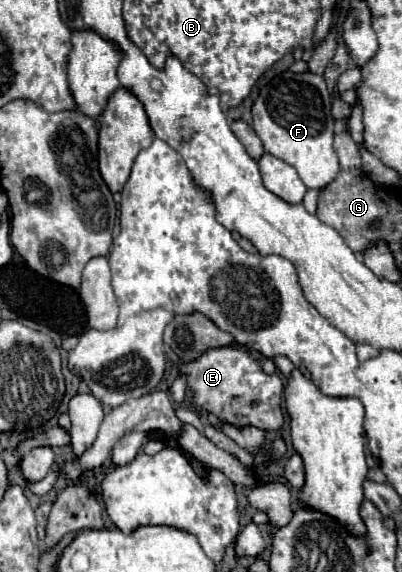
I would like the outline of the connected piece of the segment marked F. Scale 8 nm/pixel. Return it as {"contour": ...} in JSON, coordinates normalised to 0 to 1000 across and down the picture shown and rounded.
{"contour":[[[709,124],[689,131],[664,152],[649,156],[624,198],[629,226],[654,247],[659,264],[734,292],[764,330],[808,330],[843,306],[848,288],[828,260],[823,163],[813,159],[799,131],[769,124]]]}

